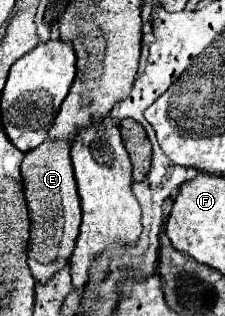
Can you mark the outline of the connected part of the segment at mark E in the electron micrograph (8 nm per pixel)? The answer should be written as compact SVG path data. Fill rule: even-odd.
M47 140L41 146L37 146L37 150L25 154L21 164L23 188L25 188L29 220L31 220L27 262L33 278L39 284L49 282L53 274L57 274L59 270L63 270L63 266L69 264L79 234L81 206L79 206L79 194L77 194L69 148L71 148L69 142Z

